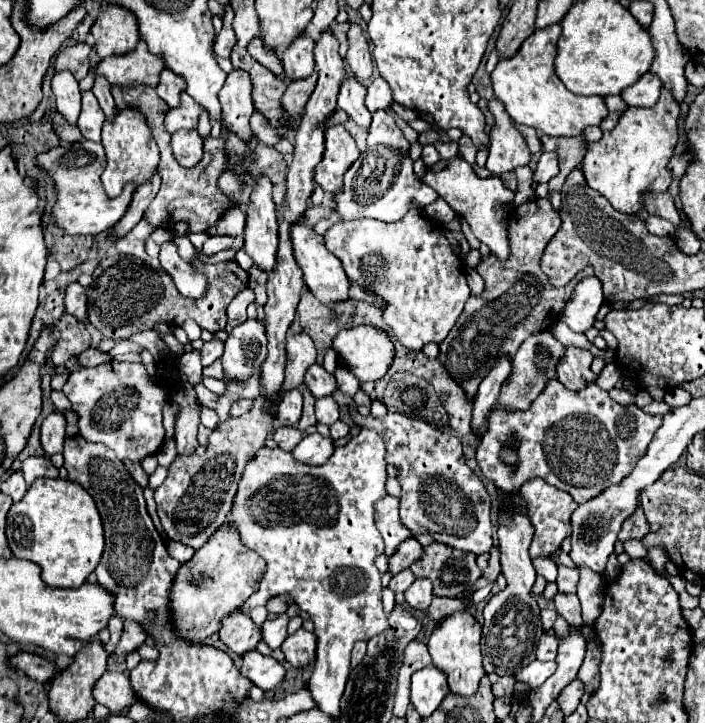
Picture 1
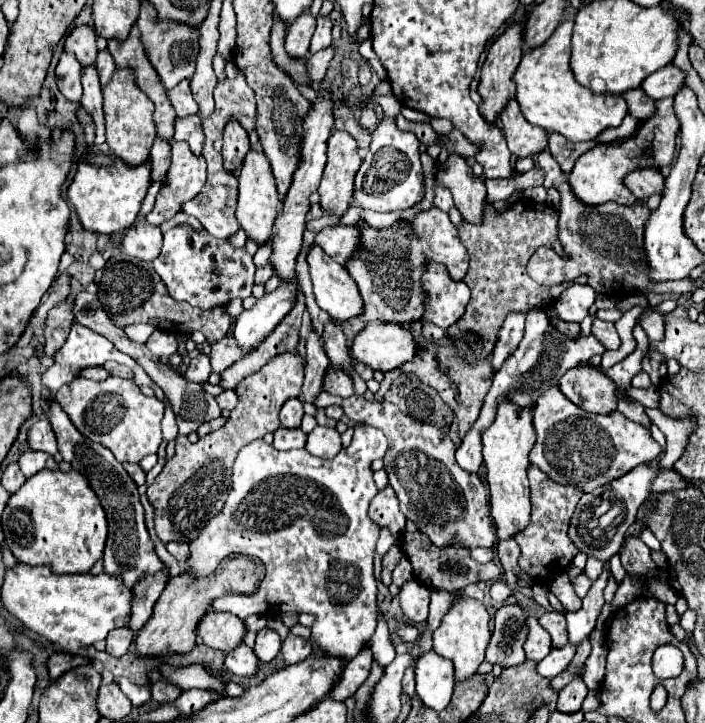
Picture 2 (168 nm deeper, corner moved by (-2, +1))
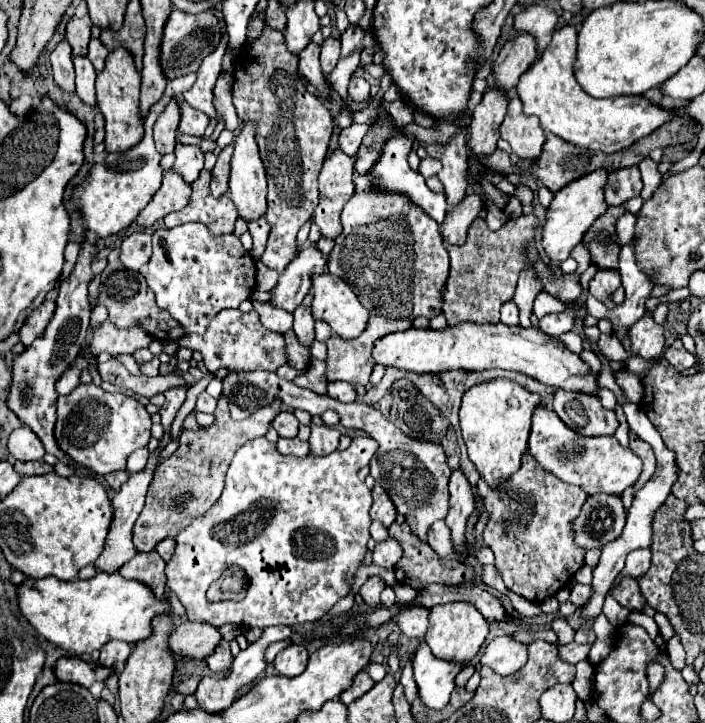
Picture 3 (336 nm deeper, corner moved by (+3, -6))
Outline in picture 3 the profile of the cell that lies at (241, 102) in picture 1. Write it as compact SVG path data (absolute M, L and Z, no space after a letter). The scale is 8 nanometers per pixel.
M228 144L218 154L218 162L216 162L214 170L212 170L212 194L214 196L222 196L222 194L228 192L228 176L230 176L232 150L234 150L234 146Z

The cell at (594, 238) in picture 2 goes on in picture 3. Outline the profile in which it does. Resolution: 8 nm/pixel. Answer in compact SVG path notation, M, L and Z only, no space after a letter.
M608 208L608 212L604 214L604 216L600 216L590 228L588 228L588 232L584 234L584 238L582 238L582 244L586 246L586 250L590 252L590 256L592 256L592 262L596 264L596 268L598 270L618 270L618 256L620 256L620 244L616 242L618 240L618 232L616 232L616 222L618 222L618 218L622 216L622 214L626 214L628 210L626 208Z

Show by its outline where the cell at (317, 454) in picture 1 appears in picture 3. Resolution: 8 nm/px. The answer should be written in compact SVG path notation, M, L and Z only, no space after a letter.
M312 424L312 434L308 438L310 454L312 456L326 456L326 454L334 452L338 448L338 438L340 438L340 432L336 428Z

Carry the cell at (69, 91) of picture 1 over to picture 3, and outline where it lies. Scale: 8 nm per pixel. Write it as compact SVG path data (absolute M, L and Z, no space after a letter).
M62 40L56 46L56 50L50 54L54 80L64 92L74 92L74 66L72 66L70 52L72 52L70 46L66 44L66 40Z

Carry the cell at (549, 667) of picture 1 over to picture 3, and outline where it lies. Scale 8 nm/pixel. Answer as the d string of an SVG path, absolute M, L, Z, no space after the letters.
M572 642L572 644L558 644L558 656L566 664L578 664L580 660L586 660L588 658L588 650L590 650L588 644L584 644L584 646L576 644L576 642Z

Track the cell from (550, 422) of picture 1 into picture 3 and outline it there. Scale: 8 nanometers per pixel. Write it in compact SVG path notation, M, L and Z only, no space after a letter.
M542 404L536 406L532 416L528 452L546 472L566 484L580 486L590 496L600 492L620 494L632 486L642 472L640 456L622 446L616 436L580 436L576 430L568 428L552 408Z

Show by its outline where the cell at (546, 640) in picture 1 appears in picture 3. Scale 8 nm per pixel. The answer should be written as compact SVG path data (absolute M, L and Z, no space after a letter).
M514 636L494 638L482 656L482 666L490 666L502 676L514 674L528 662L528 646L518 642Z

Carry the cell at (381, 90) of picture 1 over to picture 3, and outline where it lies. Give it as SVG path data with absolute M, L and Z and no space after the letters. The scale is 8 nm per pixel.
M352 124L350 128L344 128L340 132L340 148L344 148L344 152L348 156L354 156L362 144L362 138L364 134L368 132L368 126L366 124Z

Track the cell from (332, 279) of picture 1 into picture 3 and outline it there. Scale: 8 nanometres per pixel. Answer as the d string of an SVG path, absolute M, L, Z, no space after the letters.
M312 276L312 314L326 322L340 338L356 338L368 322L368 310L360 304L356 294L338 276Z

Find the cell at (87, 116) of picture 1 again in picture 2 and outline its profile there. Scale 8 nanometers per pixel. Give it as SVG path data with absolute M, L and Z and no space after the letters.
M95 65L83 67L83 99L81 105L87 113L93 115L95 127L97 127L97 137L95 143L105 143L105 119L103 119L103 93L101 93L101 83Z

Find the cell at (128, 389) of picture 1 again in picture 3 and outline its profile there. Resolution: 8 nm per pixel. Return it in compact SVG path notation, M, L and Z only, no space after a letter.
M80 384L72 394L58 396L56 438L72 460L106 476L110 472L126 470L128 456L148 446L152 418L148 410L132 396L122 392L106 392L96 384Z

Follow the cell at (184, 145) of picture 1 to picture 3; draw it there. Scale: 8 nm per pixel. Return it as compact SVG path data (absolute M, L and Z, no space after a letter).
M168 170L164 174L160 190L152 196L148 206L138 214L136 224L142 228L154 226L154 222L162 220L170 212L182 210L188 204L192 194L192 184L188 184L176 170Z

